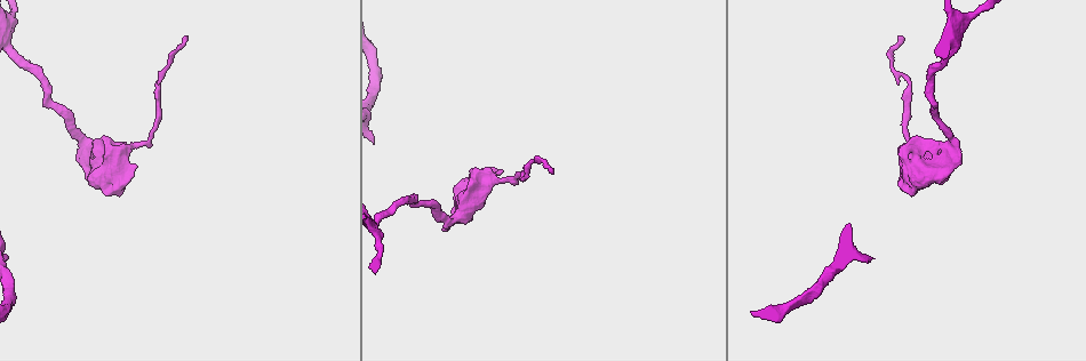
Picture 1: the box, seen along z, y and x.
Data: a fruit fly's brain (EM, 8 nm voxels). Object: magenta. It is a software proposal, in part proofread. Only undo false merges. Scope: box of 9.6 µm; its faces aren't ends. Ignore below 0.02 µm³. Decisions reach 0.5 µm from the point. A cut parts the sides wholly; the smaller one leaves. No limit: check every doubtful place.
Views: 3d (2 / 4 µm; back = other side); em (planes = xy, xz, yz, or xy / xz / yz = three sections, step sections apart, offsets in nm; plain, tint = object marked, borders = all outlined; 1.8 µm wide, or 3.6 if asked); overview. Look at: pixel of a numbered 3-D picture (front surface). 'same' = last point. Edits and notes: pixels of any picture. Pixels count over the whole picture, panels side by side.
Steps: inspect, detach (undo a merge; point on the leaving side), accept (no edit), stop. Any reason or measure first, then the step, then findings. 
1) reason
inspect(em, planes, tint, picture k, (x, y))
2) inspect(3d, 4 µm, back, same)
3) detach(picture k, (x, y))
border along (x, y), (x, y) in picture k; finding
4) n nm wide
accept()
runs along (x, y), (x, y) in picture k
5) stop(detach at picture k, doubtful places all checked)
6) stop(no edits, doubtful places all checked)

abrupt turn
inspect(em, planes, tint, picture 1, (459, 219))

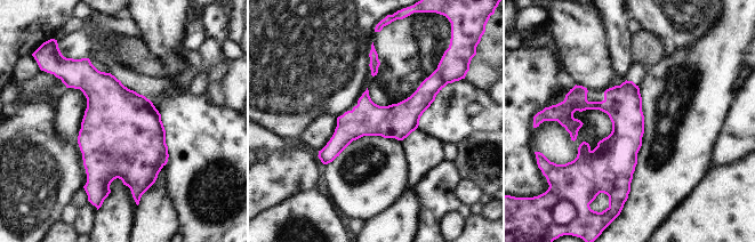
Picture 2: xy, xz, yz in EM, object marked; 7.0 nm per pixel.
accept()
runs along (434, 88), (321, 155) in picture 2; one neuron here

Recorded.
closes a loop
inspect(3d, 4 µm, picture 1, (918, 168))

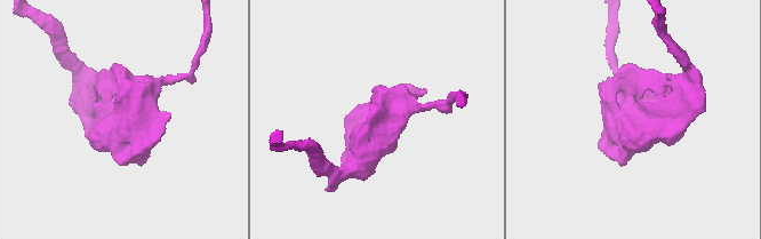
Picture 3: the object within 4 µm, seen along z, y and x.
need the tissue
inspect(em, planes, tint, picture 3, (125, 115))

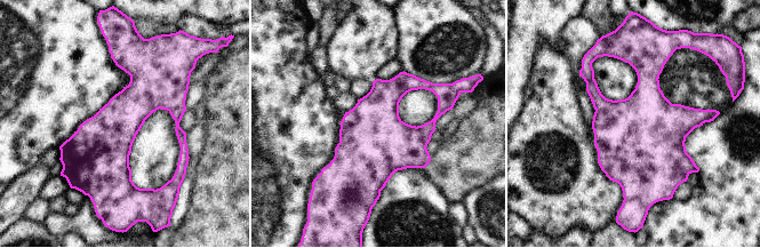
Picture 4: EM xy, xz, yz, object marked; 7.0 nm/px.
accept()
continuous, no second neuron

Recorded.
three arms meet
inspect(em, planes, tint, picture 1, (132, 146))

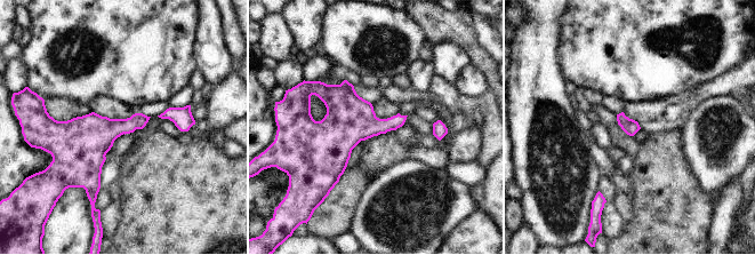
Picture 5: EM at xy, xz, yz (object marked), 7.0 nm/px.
110 nm wide
accept()
continuous, no second neuron

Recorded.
stop(no edits, doubtful places all checked)

